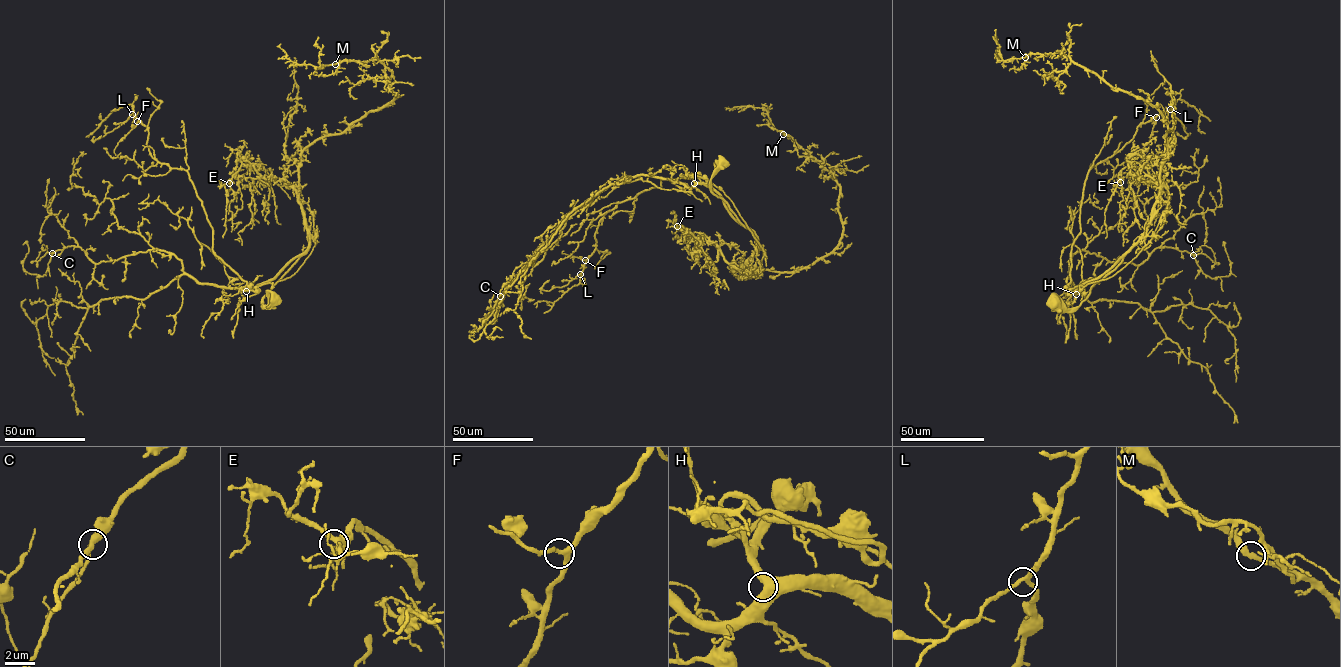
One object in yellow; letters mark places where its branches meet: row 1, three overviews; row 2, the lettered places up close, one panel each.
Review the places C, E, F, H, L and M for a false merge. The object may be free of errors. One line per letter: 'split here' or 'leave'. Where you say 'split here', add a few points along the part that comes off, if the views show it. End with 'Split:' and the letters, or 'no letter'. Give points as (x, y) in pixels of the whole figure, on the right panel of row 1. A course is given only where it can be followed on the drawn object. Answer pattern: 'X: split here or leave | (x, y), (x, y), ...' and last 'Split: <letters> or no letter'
C: leave
E: leave
F: leave
H: leave
L: leave
M: leave
Split: no letter

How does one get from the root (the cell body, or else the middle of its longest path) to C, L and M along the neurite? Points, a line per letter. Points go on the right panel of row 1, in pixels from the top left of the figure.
C: (1054, 303), (1077, 307), (1122, 258), (1076, 293), (1067, 278), (1076, 252), (1136, 265), (1157, 247), (1193, 255)
L: (1054, 303), (1077, 307), (1122, 258), (1075, 293), (1068, 285), (1087, 172), (1127, 143), (1139, 125), (1170, 109)
M: (1054, 303), (1077, 307), (1138, 241), (1158, 197), (1168, 125), (1154, 106), (1112, 88), (1060, 52), (1025, 57)

